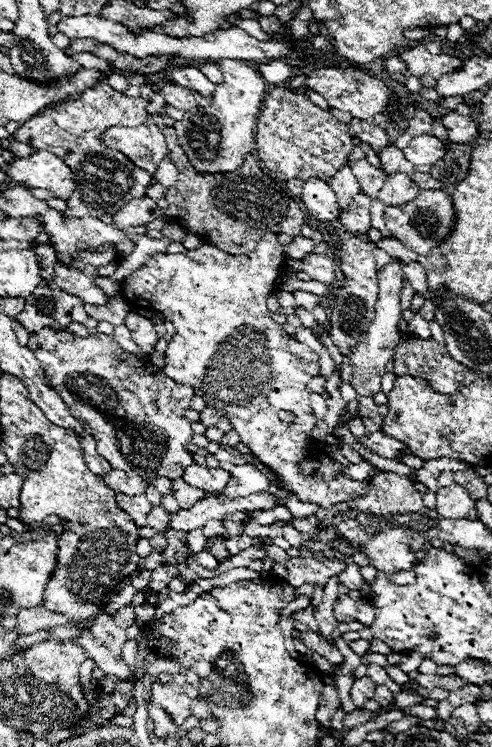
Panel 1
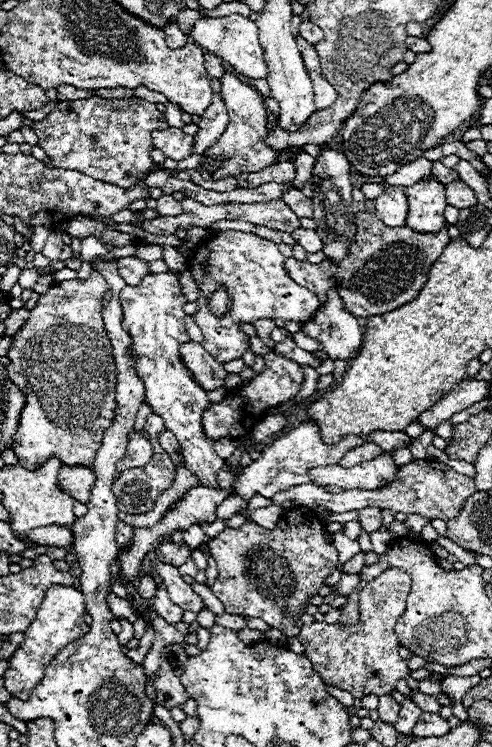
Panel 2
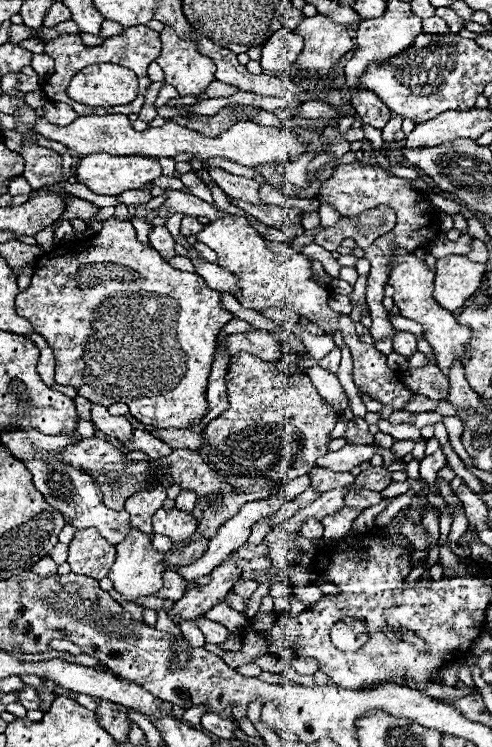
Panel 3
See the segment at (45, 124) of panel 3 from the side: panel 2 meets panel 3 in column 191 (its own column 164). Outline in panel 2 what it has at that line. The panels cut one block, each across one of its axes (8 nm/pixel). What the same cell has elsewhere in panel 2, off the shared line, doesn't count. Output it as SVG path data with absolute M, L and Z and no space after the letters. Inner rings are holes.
M166 128L152 132L152 144L154 148L162 150L172 160L184 160L192 156L194 148L194 136L184 134L180 128Z

